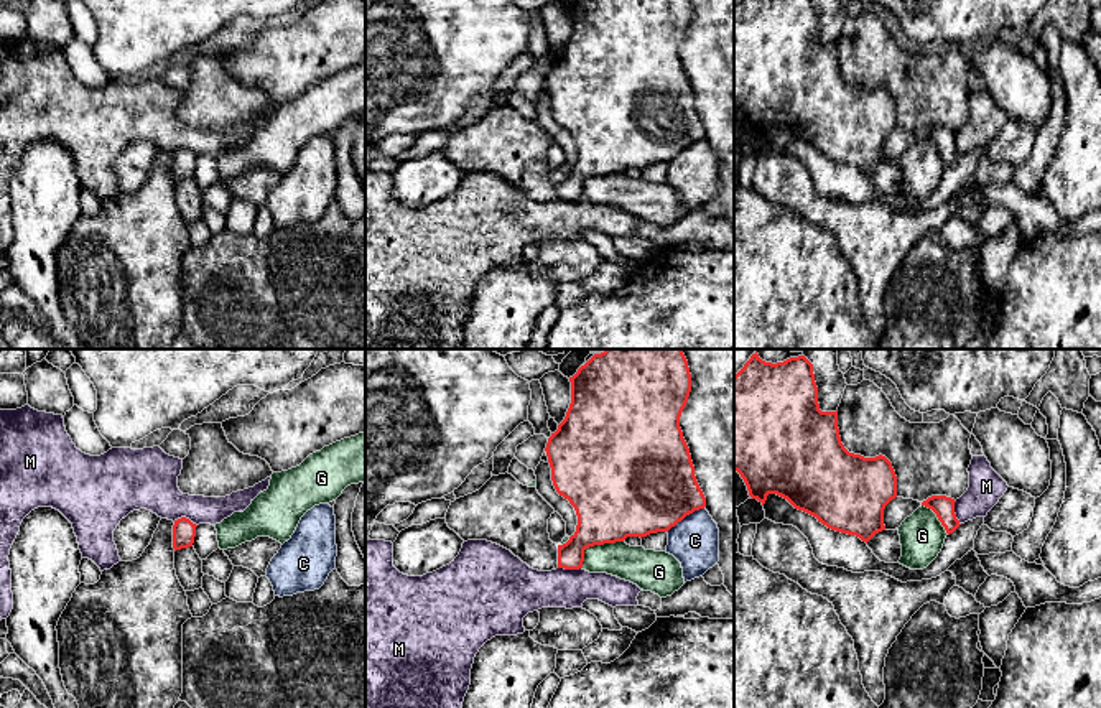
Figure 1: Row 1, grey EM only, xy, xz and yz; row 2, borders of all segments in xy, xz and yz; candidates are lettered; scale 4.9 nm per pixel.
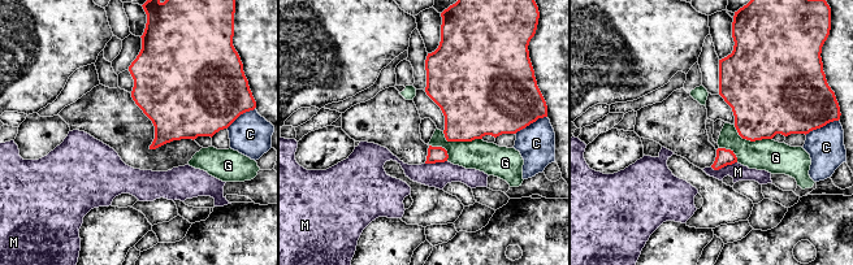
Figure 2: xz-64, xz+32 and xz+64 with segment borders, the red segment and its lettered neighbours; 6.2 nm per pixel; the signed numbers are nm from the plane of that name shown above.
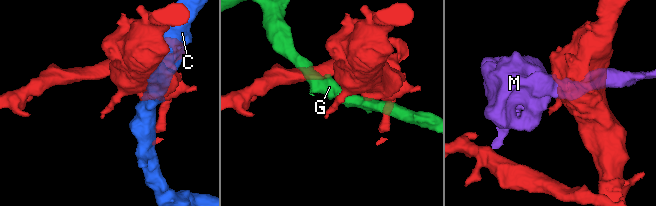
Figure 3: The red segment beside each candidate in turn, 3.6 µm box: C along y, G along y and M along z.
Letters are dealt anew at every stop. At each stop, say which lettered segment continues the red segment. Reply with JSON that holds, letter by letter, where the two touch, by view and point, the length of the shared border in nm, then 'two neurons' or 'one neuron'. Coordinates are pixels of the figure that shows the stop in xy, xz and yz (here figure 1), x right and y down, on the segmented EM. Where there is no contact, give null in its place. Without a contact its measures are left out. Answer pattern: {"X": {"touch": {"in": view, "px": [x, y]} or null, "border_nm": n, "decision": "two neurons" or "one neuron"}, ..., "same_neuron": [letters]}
{"C": {"touch": {"in": "xz", "px": [685, 516]}, "border_nm": 240, "decision": "two neurons"}, "G": {"touch": {"in": "xz", "px": [594, 544]}, "border_nm": 240, "decision": "two neurons"}, "M": {"touch": {"in": "xz", "px": [570, 568]}, "border_nm": 120, "decision": "two neurons"}, "same_neuron": []}

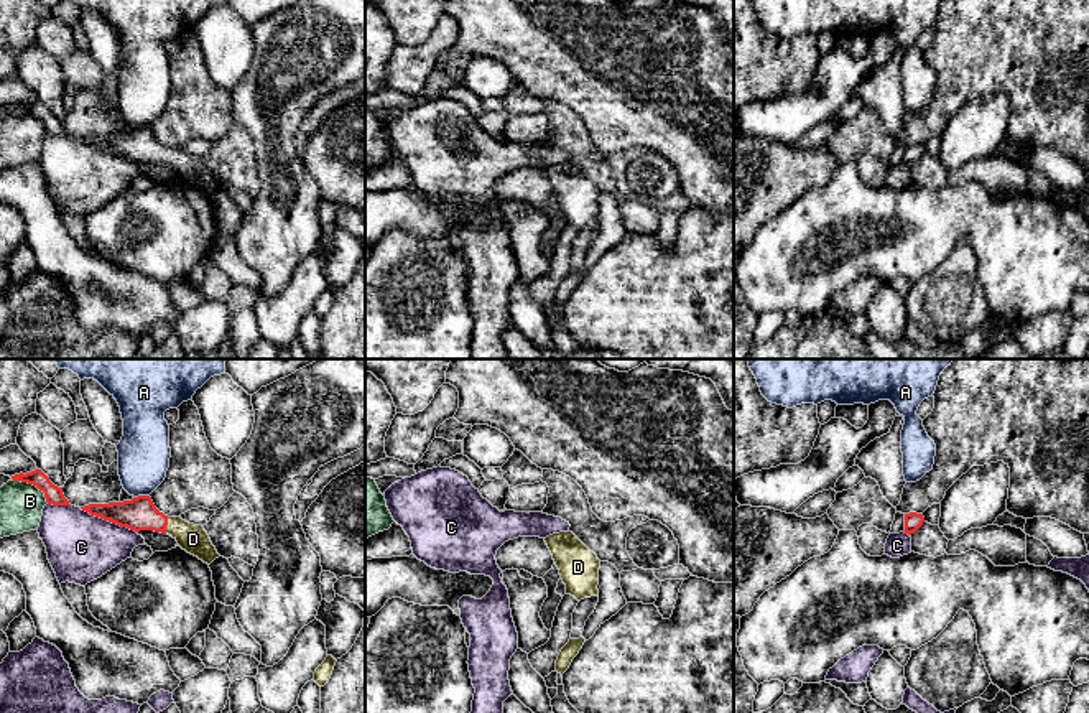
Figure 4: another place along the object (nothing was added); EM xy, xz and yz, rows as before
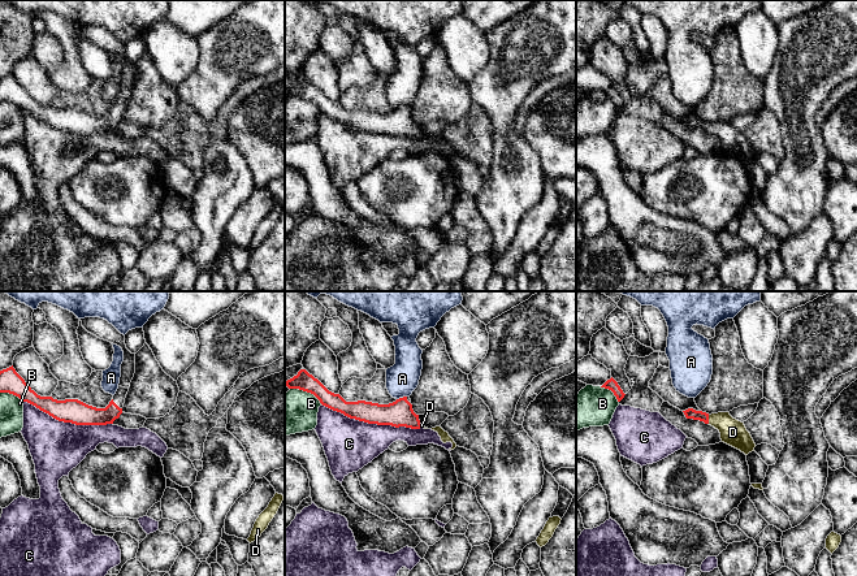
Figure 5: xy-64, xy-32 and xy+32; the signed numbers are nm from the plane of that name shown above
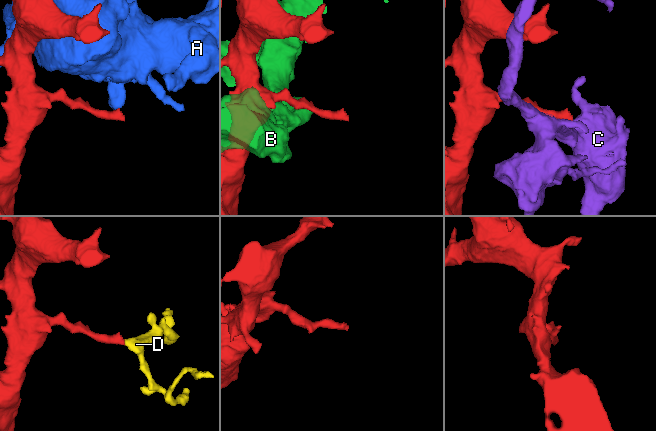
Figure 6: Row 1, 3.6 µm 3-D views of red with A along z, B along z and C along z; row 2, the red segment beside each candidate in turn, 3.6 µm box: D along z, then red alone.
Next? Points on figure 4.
{"A": {"touch": {"in": "xy", "px": [140, 496]}, "border_nm": 80, "decision": "two neurons"}, "B": {"touch": {"in": "xy", "px": [33, 484]}, "border_nm": 220, "decision": "two neurons"}, "C": {"touch": {"in": "xy", "px": [107, 519]}, "border_nm": 300, "decision": "two neurons"}, "D": {"touch": {"in": "xy", "px": [166, 524]}, "border_nm": 80, "decision": "one neuron"}, "same_neuron": ["D"]}

